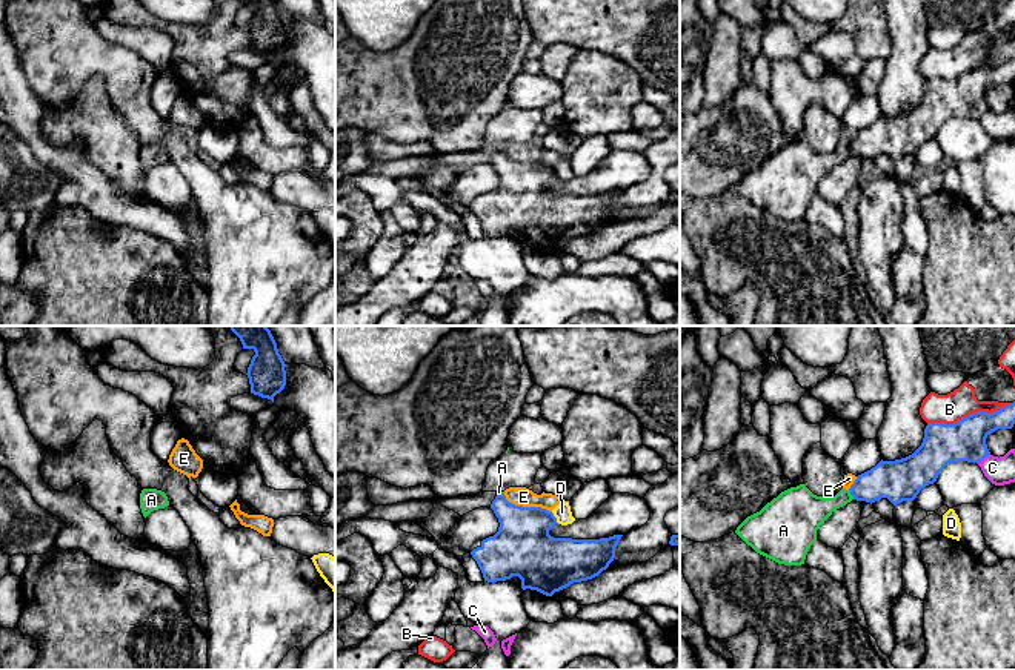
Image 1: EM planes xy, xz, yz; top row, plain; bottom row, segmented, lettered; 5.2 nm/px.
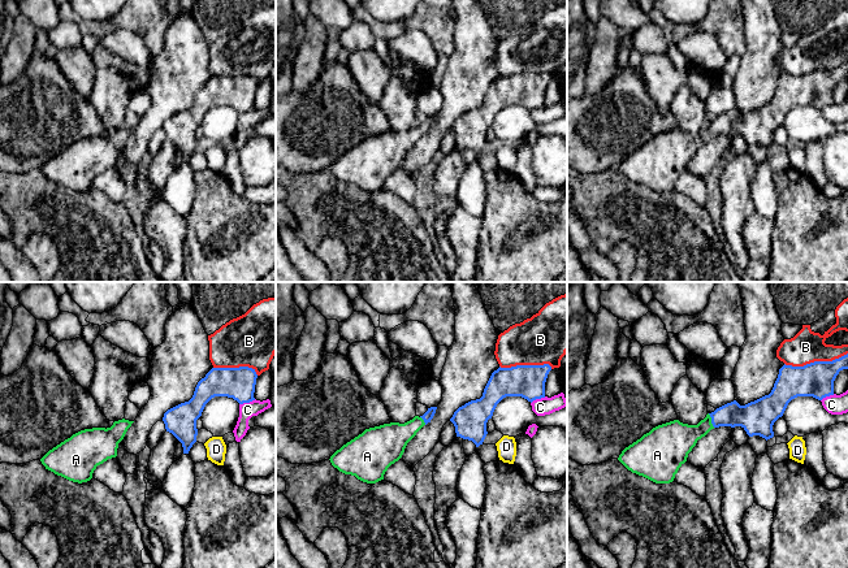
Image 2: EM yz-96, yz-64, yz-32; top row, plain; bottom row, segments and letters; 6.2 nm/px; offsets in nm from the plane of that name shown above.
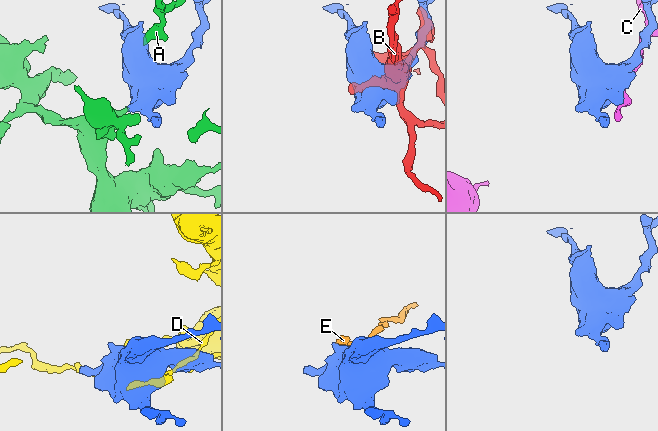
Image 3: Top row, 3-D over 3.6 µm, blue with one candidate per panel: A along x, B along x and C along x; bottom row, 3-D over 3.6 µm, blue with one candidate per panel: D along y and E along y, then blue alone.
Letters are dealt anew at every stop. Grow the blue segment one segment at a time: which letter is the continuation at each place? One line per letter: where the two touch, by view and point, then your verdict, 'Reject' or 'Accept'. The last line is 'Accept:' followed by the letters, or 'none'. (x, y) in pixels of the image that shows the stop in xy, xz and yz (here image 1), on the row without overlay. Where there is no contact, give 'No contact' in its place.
A: Touches blue at yz (851, 149). Accept
B: Touches blue at yz (969, 71). Reject
C: Touches blue at yz (983, 114). Reject
D: Touches blue at xz (555, 174). Reject
E: Touches blue at xz (526, 163). Reject
Accept: A

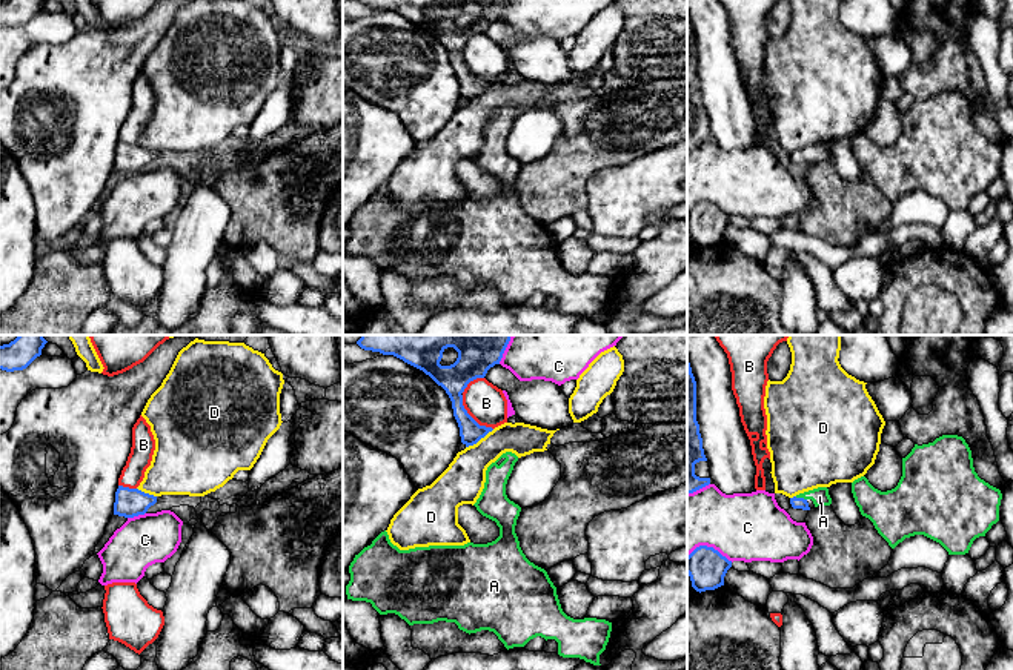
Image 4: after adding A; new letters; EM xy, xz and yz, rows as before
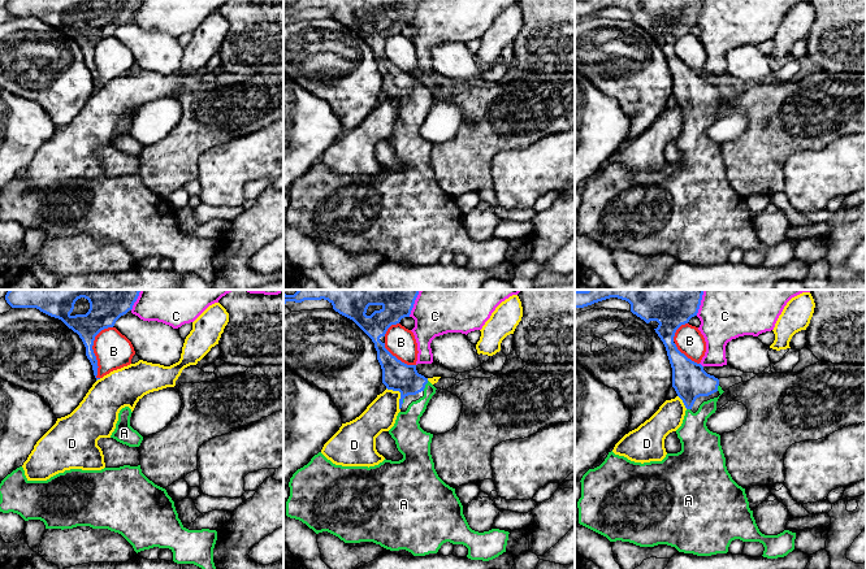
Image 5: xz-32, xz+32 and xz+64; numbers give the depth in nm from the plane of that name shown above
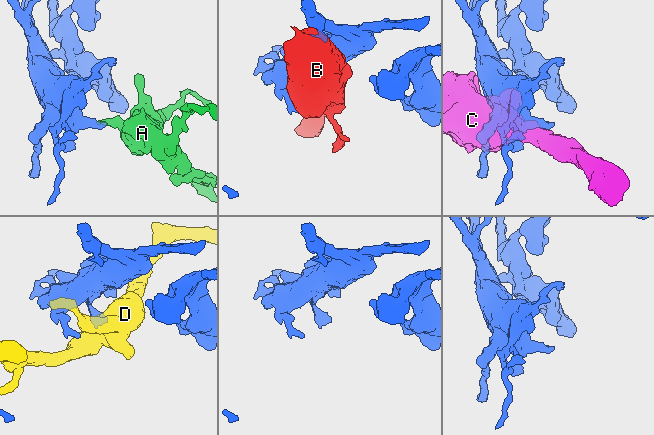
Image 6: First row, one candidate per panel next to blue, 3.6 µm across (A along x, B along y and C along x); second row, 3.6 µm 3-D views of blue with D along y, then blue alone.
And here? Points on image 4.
A: Touches blue at yz (801, 154). Accept
B: Touches blue at xz (471, 72). Reject
C: Touches blue at xy (136, 171). Reject
D: Touches blue at xz (480, 94). Reject
Accept: A

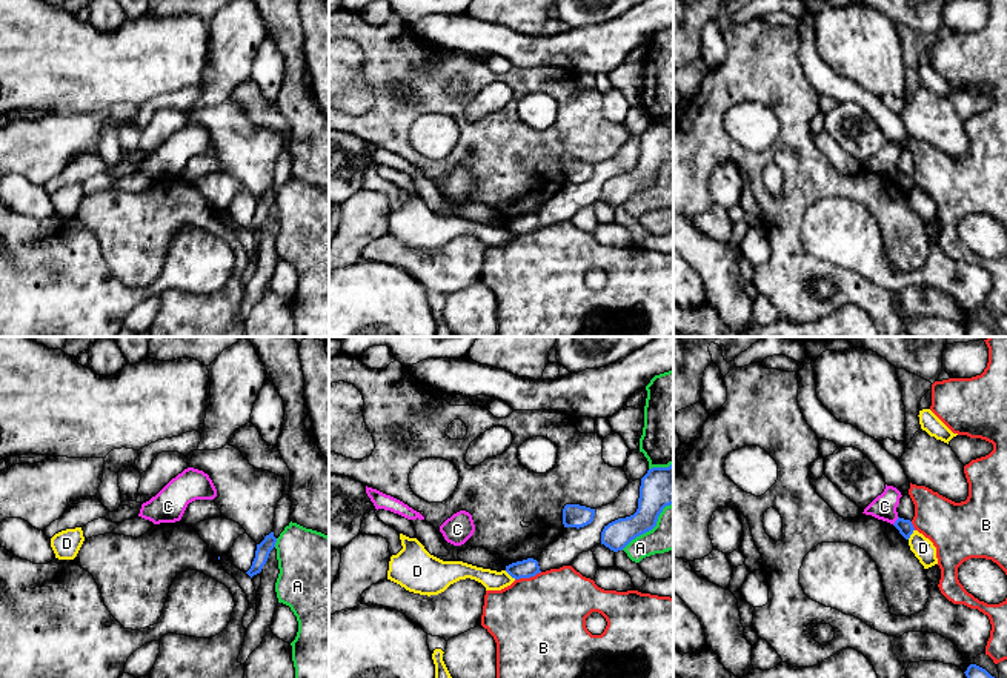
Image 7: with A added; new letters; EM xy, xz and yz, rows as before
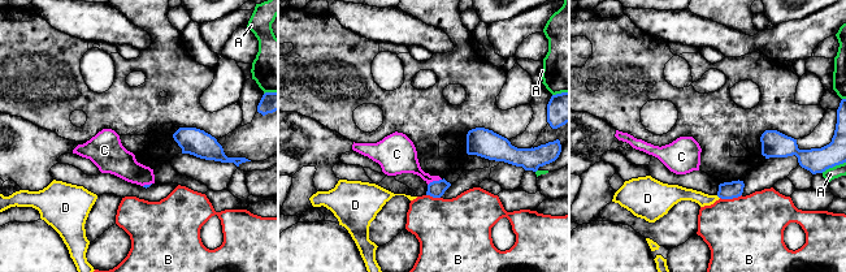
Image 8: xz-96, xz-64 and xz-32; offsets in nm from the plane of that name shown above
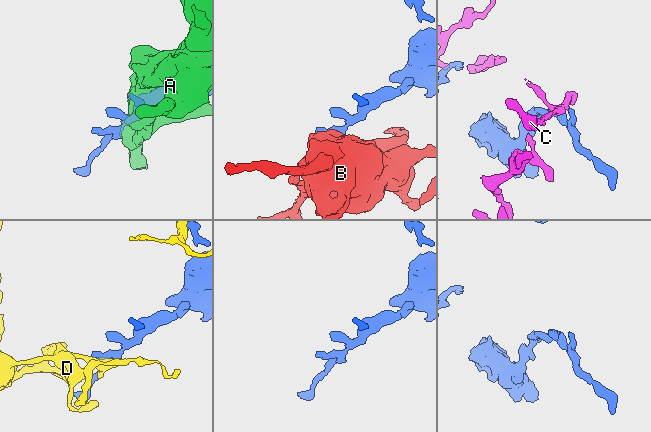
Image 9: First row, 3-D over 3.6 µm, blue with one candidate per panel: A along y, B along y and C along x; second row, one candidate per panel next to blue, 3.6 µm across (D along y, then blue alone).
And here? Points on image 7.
A: Touches blue at xz (651, 185). Reject
B: Touches blue at xz (528, 232). Reject
C: Touches blue at yz (895, 177). Reject
D: Touches blue at xz (511, 231). Reject
Accept: none

